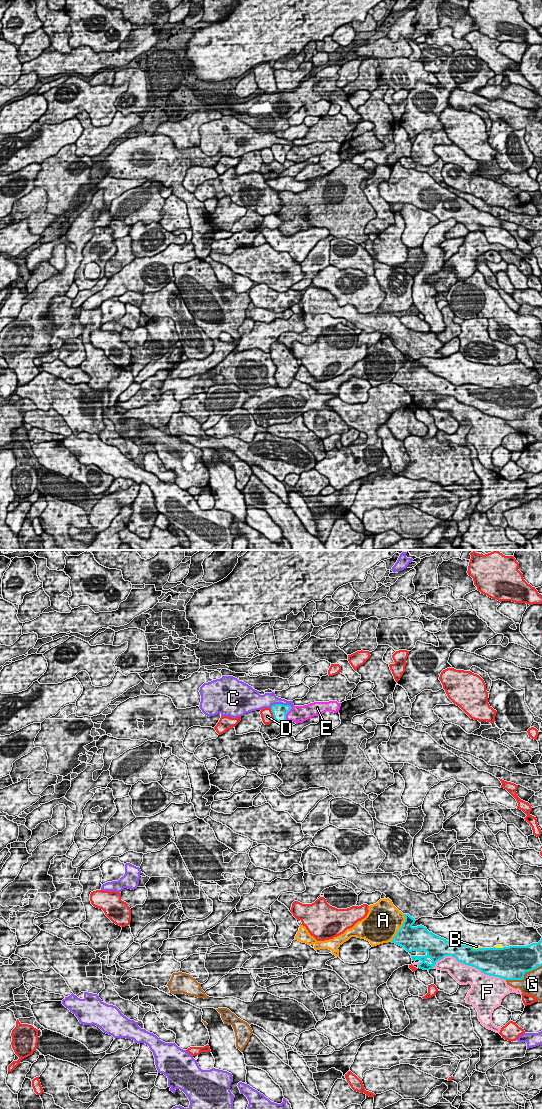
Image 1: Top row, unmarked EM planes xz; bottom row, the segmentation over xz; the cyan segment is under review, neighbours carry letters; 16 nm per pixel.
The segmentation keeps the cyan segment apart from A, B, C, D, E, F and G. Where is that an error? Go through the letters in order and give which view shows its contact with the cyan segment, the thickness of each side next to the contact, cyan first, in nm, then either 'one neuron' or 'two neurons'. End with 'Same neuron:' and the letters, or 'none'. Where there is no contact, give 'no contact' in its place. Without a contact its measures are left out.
A: contact in xz; calibres 380 and 480 nm; two neurons
B: contact in xz; calibres 400 and 60 nm; one neuron
C: contact in xz; calibres 240 and 220 nm; two neurons
D: contact in xz; calibres 240 and 190 nm; two neurons
E: contact in xz; calibres 240 and 280 nm; two neurons
F: contact in xz; calibres 340 and 320 nm; two neurons
G: contact in xz; calibres 480 and 320 nm; two neurons
Same neuron: B

